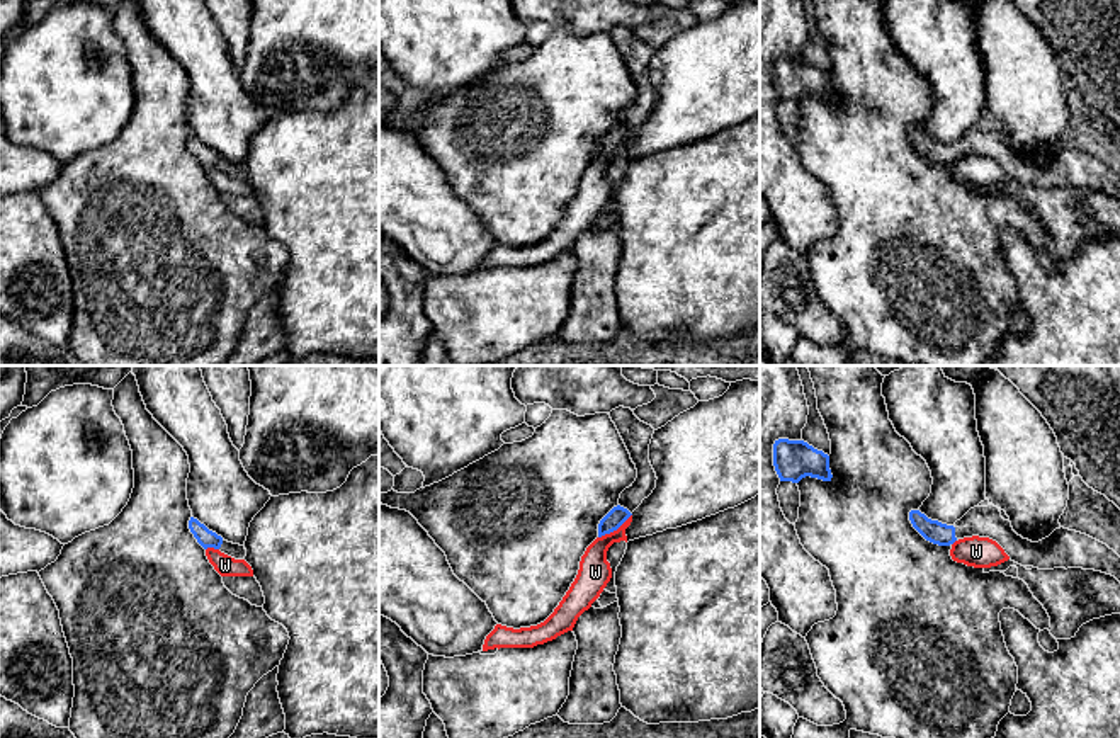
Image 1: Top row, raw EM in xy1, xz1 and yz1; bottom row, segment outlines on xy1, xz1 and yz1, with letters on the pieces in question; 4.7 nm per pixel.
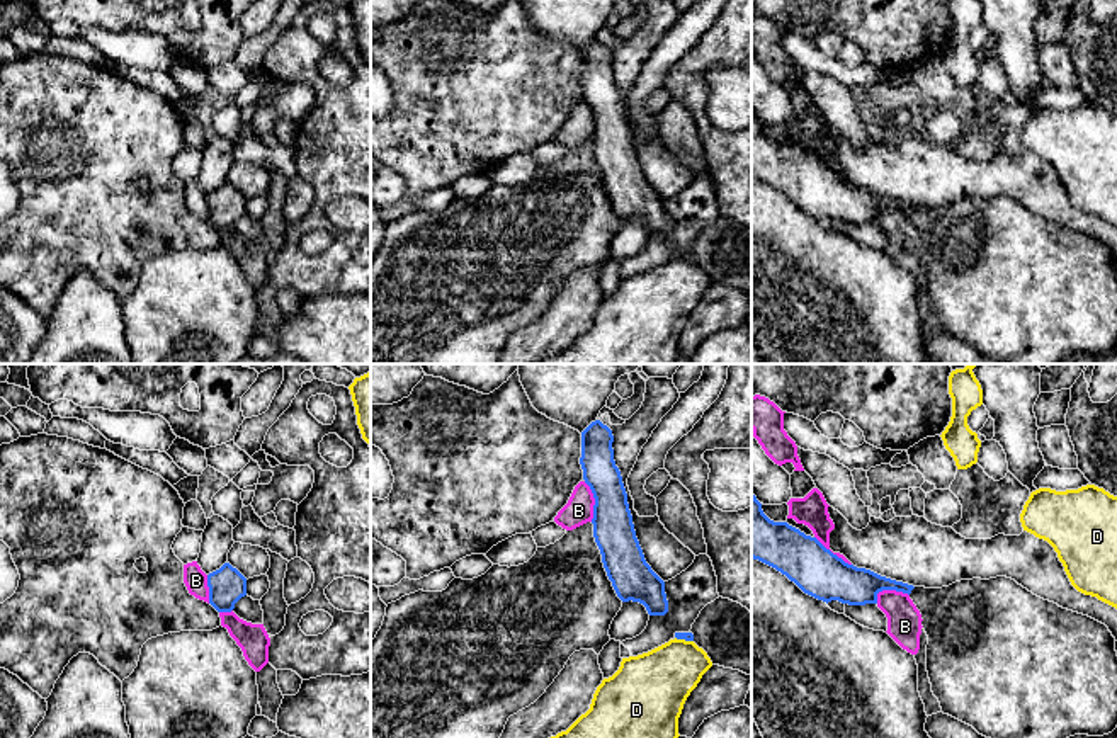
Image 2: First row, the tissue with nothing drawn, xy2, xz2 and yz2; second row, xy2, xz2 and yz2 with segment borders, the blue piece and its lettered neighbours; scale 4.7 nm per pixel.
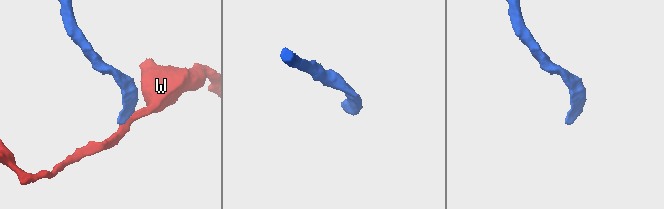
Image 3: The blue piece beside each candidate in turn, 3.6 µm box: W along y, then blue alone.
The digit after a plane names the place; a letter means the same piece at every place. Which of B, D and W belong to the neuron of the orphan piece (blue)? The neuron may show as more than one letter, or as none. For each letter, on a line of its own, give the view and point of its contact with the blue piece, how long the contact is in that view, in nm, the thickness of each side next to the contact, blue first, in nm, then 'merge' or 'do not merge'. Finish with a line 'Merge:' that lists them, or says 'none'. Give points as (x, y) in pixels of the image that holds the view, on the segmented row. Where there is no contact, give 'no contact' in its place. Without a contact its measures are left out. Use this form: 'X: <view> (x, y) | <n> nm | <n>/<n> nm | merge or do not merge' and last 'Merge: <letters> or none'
B: yz2 (888, 589) | 170 nm | 190/160 nm | do not merge
D: xz2 (684, 638) | 90 nm | 50/300 nm | do not merge
W: xz1 (614, 529) | 200 nm | 90/150 nm | do not merge
Merge: none

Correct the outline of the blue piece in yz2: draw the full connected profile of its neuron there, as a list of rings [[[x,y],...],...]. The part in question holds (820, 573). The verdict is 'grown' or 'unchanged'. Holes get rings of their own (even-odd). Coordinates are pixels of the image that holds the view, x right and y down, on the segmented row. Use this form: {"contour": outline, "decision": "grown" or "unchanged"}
{"contour": [[[751,491],[751,558],[794,582],[804,593],[848,605],[877,604],[877,593],[911,593],[913,585],[857,568],[787,522],[770,520]]], "decision": "unchanged"}

